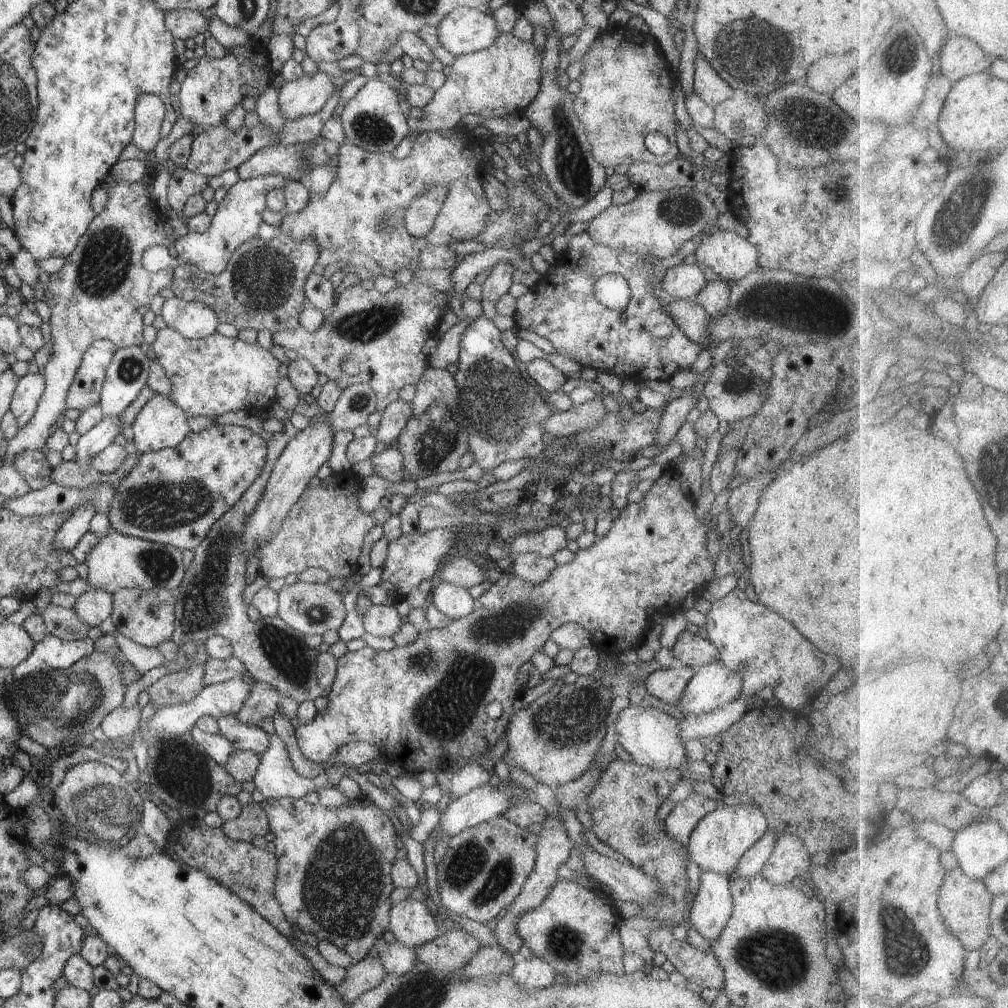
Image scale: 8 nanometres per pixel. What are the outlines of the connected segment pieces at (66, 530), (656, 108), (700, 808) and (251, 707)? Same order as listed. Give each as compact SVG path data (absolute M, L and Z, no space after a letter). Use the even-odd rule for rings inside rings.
M88 500L82 506L78 506L62 528L56 532L54 548L72 551L84 534L90 531L90 522L96 514L96 510L88 504Z
M613 27L607 29L607 34L600 33L598 42L596 39L586 50L582 57L582 64L585 63L584 70L578 80L580 91L573 101L574 112L578 120L582 122L584 134L588 138L592 156L602 167L631 166L636 162L653 163L664 165L681 156L676 141L676 118L675 100L673 99L672 80L670 80L670 70L664 66L664 57L656 46L654 38L649 34L641 33L634 29L623 27ZM650 132L662 132L670 140L670 152L664 156L654 156L648 152L644 140Z
M692 793L686 800L676 803L676 806L672 808L668 818L663 821L664 832L687 848L690 836L698 822L716 810L719 805L717 800L710 800L700 794Z
M263 681L251 684L250 696L244 700L236 718L244 724L259 726L262 720L270 720L276 714L282 700L282 694Z

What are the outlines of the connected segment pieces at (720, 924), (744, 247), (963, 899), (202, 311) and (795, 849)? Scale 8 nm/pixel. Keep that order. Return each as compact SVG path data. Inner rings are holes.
M700 872L700 886L690 908L692 926L704 939L718 940L733 912L730 880L716 872Z
M716 230L702 239L694 255L703 270L711 268L729 283L759 269L758 252L741 231Z
M957 866L948 874L946 884L942 886L942 900L940 900L940 908L944 912L944 916L948 918L950 928L966 942L970 940L970 950L972 948L982 948L990 938L992 938L992 902L994 902L994 894L990 892L990 888L986 886L984 880L976 880L970 878L962 866Z
M175 296L166 299L160 317L167 327L190 340L206 338L217 333L216 329L221 324L216 312L204 302L186 302Z
M784 834L774 844L771 856L762 868L761 875L772 886L786 886L800 876L807 876L811 856L800 838Z

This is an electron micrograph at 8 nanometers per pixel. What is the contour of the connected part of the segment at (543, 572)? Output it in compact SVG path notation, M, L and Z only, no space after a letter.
M535 553L517 555L509 563L513 566L513 575L530 584L546 582L546 578L550 577L557 566L552 557L544 557Z

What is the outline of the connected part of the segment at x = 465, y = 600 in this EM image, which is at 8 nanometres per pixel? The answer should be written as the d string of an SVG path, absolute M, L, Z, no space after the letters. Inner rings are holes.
M442 582L431 593L432 604L442 614L450 616L453 620L468 616L468 614L474 611L475 599L470 596L466 588L460 588L460 586Z

